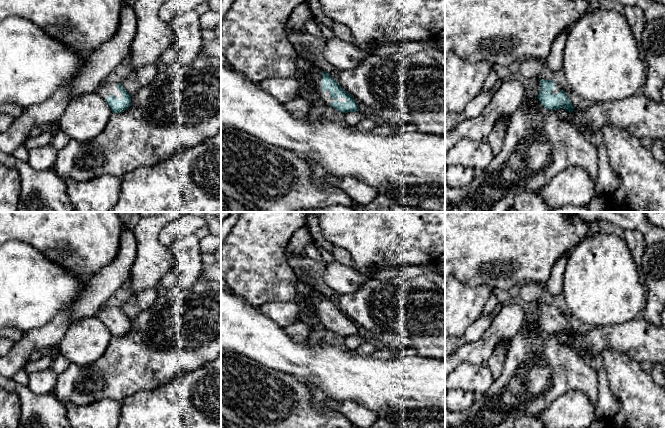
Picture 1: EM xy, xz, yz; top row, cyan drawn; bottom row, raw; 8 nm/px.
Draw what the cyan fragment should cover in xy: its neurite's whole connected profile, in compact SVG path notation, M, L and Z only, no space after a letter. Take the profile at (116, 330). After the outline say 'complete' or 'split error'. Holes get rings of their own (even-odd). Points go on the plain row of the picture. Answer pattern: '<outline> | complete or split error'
M107 307L99 310L97 316L110 330L113 337L122 337L131 330L131 320L121 307Z | split error

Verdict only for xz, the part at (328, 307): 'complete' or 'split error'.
split error

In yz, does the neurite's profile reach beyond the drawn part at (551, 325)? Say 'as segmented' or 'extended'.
extended

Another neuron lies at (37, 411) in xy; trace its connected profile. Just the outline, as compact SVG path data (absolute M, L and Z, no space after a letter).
M0 375L0 388L17 394L21 402L18 428L72 428L67 410L53 393L35 394L28 386Z

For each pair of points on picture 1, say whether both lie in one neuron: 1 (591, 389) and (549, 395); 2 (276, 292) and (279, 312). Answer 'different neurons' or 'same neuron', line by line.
1: same neuron
2: different neurons

